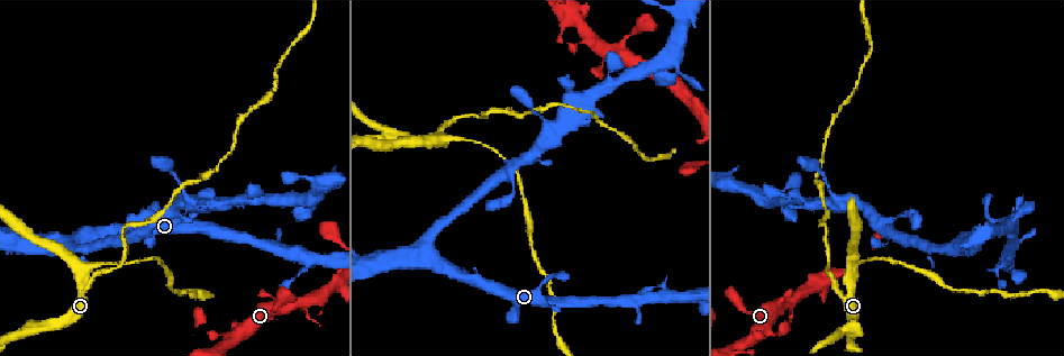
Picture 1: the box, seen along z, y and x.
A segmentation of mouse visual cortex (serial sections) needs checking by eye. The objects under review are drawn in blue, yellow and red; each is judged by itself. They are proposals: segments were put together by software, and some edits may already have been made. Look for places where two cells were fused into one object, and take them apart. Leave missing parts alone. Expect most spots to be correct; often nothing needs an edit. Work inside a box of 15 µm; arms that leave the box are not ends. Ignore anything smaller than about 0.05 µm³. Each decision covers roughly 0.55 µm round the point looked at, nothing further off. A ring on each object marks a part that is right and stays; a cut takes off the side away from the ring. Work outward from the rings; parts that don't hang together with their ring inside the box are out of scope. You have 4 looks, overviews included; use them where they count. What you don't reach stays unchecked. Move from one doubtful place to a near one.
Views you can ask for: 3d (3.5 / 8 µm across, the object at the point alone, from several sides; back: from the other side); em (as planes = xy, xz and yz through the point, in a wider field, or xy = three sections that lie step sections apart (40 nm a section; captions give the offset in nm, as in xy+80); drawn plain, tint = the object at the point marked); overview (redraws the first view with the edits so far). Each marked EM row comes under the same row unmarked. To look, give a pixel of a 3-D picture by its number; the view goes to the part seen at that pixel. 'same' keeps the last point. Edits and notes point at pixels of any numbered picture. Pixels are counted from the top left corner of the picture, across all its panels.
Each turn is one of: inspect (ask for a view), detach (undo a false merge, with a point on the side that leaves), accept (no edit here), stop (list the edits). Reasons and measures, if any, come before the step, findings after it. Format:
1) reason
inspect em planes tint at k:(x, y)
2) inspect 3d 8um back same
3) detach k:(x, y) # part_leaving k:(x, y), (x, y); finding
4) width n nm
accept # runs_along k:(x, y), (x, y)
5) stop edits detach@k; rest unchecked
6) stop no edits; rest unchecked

two arms at a narrow angle
inspect 3d 8um at 1:(394, 132)

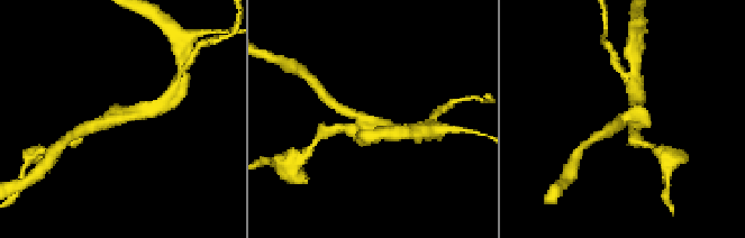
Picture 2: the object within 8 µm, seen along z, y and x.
need the tissue
inspect em xy step 5 tint at 2:(123, 118)

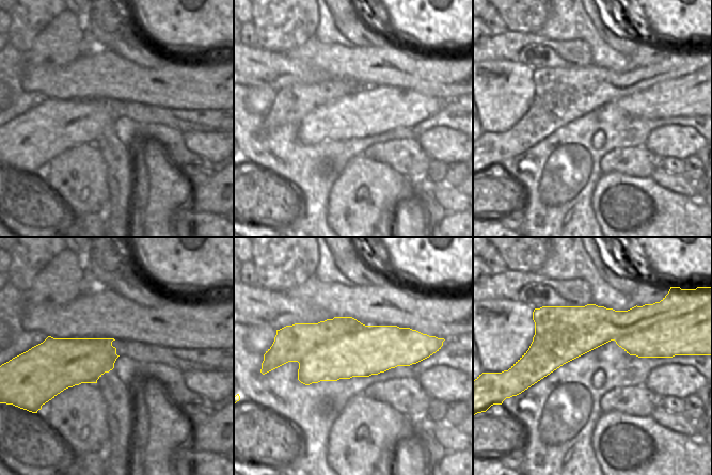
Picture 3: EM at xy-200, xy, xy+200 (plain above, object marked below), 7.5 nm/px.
accept # runs_along 2:(154, 107), (97, 126); continuous, no second cell

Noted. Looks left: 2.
inspect 3d 3.5um at 1:(828, 230)

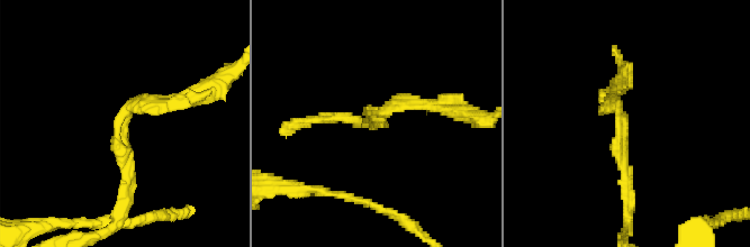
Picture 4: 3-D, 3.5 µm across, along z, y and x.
arm_widths 150, 200 nm; need the tissue
inspect em xy step 5 tint at 4:(372, 117)

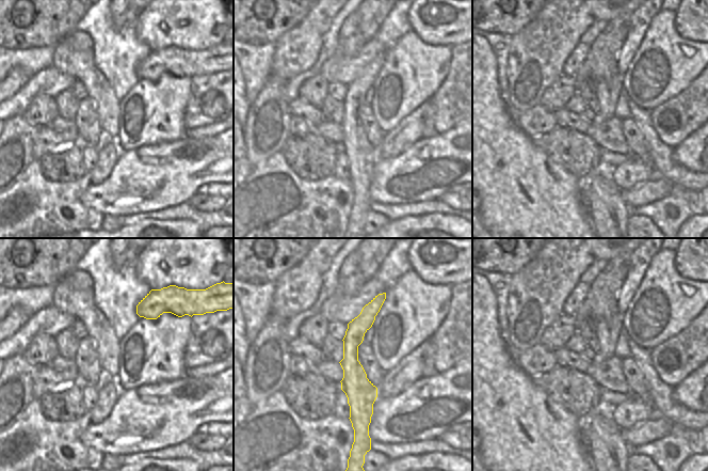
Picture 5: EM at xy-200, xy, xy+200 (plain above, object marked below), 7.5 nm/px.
accept # runs_along 4:(125, 191), (122, 116), (187, 99); one cell here

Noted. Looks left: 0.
stop no edits; rest unchecked

